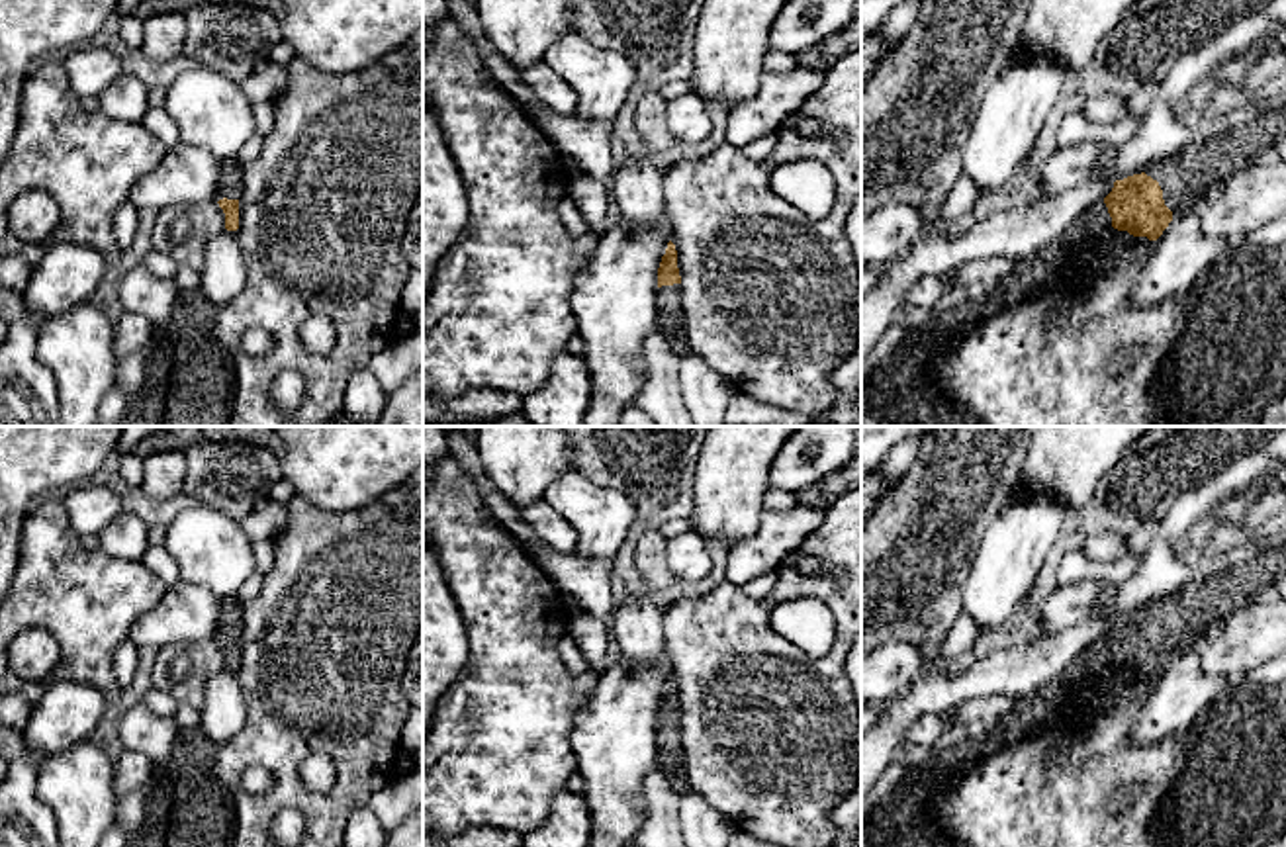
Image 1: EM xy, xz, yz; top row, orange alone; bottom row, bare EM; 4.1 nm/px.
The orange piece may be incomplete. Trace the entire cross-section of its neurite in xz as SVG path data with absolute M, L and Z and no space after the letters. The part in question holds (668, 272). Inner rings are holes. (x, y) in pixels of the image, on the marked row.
M669 241L658 268L658 327L671 340L677 354L689 352L685 321L681 317L681 276L677 250Z

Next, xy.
M233 158L221 164L219 192L215 201L225 213L225 229L239 229L239 198L243 194L243 164Z

